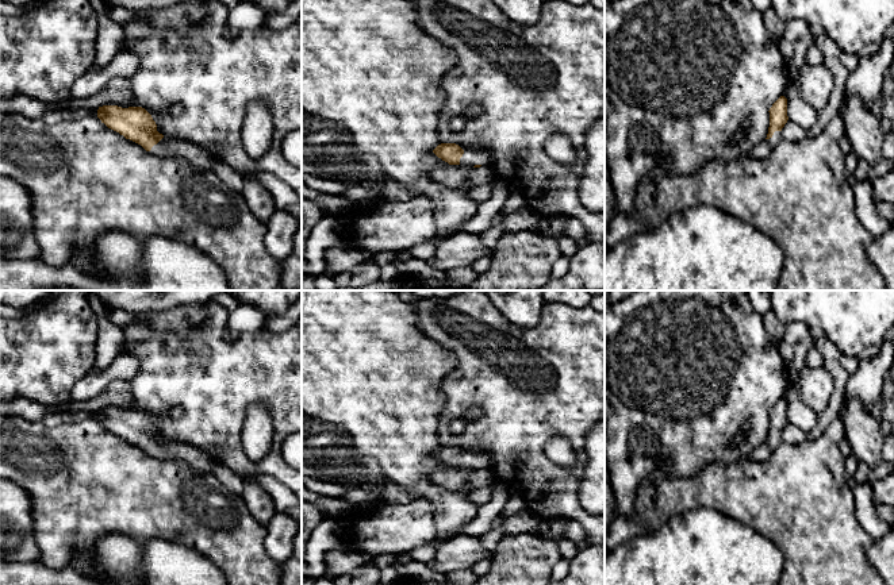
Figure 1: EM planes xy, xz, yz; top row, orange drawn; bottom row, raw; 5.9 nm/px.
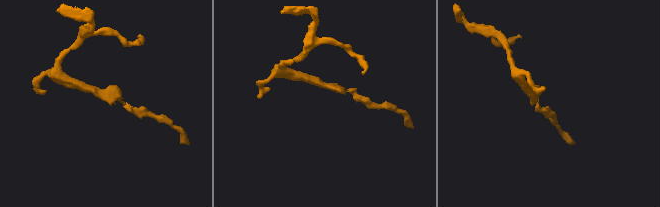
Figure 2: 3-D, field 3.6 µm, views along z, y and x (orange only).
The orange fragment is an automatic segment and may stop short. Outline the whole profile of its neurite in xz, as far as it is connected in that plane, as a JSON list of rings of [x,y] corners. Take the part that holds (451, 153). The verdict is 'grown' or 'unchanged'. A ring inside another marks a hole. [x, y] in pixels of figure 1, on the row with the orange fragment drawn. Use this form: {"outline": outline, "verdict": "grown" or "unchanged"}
{"outline": [[[441,143],[433,150],[433,153],[449,165],[480,168],[490,165],[491,162],[490,153],[487,150],[467,149],[456,143]]], "verdict": "grown"}

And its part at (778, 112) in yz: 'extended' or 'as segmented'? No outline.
extended

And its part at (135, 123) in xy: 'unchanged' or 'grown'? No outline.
grown

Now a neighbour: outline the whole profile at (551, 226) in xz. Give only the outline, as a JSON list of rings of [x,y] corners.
[[[557,215],[557,216],[541,218],[536,231],[541,235],[555,239],[565,235],[563,226],[563,216]]]

